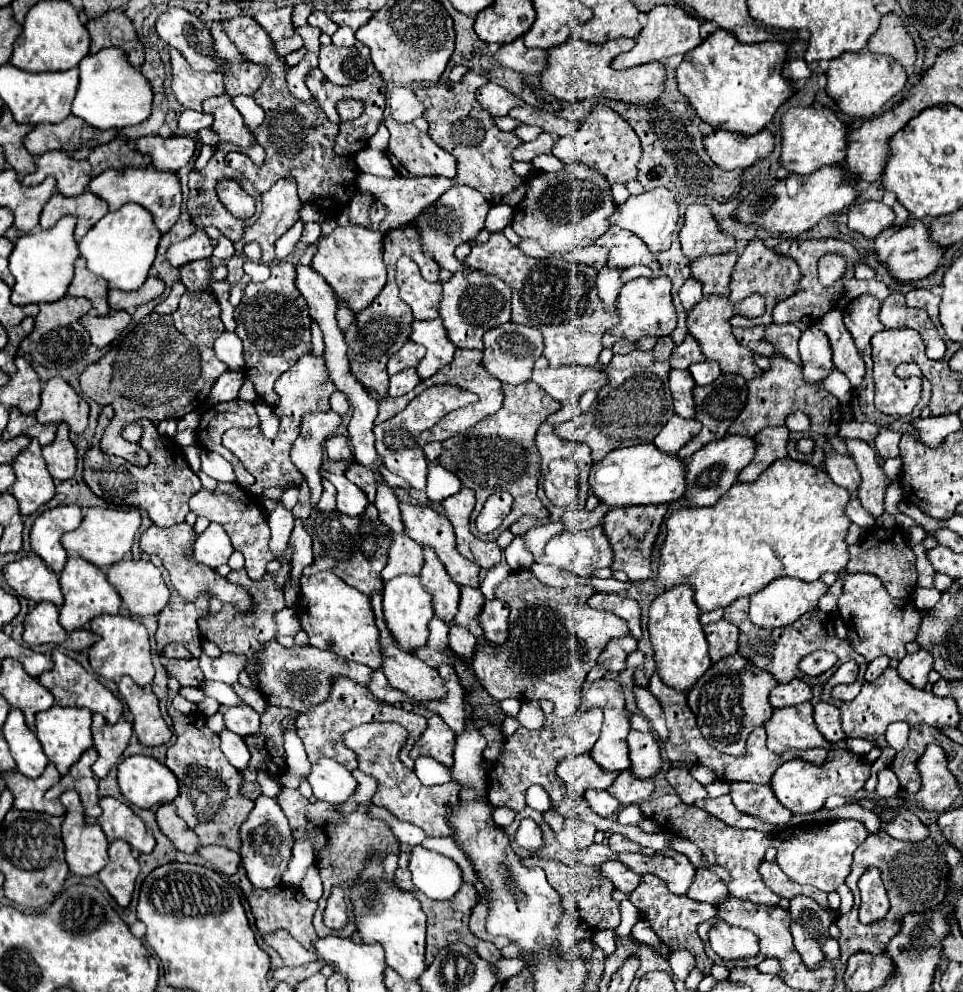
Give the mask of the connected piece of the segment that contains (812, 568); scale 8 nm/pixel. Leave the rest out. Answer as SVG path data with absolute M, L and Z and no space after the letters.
M789 457L777 459L757 481L735 483L713 507L683 507L669 517L667 539L661 547L657 569L657 587L669 589L689 583L695 589L697 607L711 611L727 607L739 597L749 597L779 577L815 581L827 571L839 573L847 567L851 557L845 541L851 527L851 519L845 515L849 499L851 493L835 485L823 469Z

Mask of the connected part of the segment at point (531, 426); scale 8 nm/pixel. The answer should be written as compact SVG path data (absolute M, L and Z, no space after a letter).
M531 381L521 385L503 385L503 407L497 413L487 415L465 435L455 435L443 443L443 455L439 455L441 459L437 459L437 463L441 463L451 473L455 473L463 485L477 491L475 513L481 511L487 497L493 495L495 491L511 491L515 499L513 513L509 513L493 533L483 535L475 529L475 525L471 525L473 535L477 535L479 539L497 541L501 531L509 529L517 519L525 515L531 515L537 519L549 517L549 511L543 507L543 503L537 497L541 459L535 447L535 433L539 425L559 409L561 409L561 403L551 399L551 395L547 395L539 385Z

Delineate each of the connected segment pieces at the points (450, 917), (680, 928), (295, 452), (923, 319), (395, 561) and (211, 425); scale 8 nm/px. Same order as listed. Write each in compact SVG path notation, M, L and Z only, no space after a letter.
M397 869L397 871L395 871L395 883L397 883L403 891L411 891L411 893L419 899L419 903L421 903L425 915L427 915L427 953L425 953L427 965L433 963L435 953L439 953L443 947L447 947L447 945L451 945L451 943L465 943L465 945L471 947L481 959L485 959L485 961L489 961L489 963L495 963L495 961L501 957L501 951L499 951L495 945L491 945L489 941L479 939L477 935L473 935L473 933L469 931L469 915L471 915L471 909L479 903L477 891L475 891L475 887L473 887L471 883L463 883L461 889L457 891L457 895L455 895L453 899L445 901L445 903L431 901L431 899L427 899L421 891L417 891L415 885L413 885L413 881L411 881L409 869Z
M643 873L641 875L641 883L639 887L631 893L629 897L633 901L635 907L639 907L643 919L647 919L653 927L653 931L671 947L671 949L687 949L695 955L697 959L697 967L701 969L703 975L709 973L711 969L711 959L705 955L703 951L703 941L697 935L697 925L713 919L717 913L717 907L711 903L699 903L699 901L691 901L687 895L675 895L667 889L667 885L663 883L663 879L651 875L651 873Z
M335 411L307 413L301 421L301 435L293 443L291 459L299 471L303 471L311 487L311 505L317 505L321 495L321 443L337 431L341 417Z
M891 293L883 301L879 319L885 325L885 329L915 329L915 331L919 331L925 339L927 351L935 349L935 353L927 353L927 357L941 359L945 355L945 351L947 351L945 341L939 337L939 331L931 323L929 315L923 309L907 307L903 293Z
M391 533L391 547L387 551L387 565L381 571L381 579L389 581L399 573L419 573L423 567L423 547L411 541L405 533Z
M233 399L209 407L203 413L201 425L197 429L197 441L201 443L201 447L217 451L227 459L233 466L237 483L245 489L249 489L255 483L255 477L249 471L245 471L239 459L223 446L221 435L231 427L257 427L257 425L259 425L259 417L255 405L249 401Z

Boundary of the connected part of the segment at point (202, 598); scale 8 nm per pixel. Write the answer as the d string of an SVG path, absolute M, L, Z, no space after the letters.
M171 589L171 599L159 615L159 629L155 633L157 649L169 643L181 643L193 657L201 655L201 635L197 621L209 613L209 595L199 593L195 601L185 601L175 589Z

